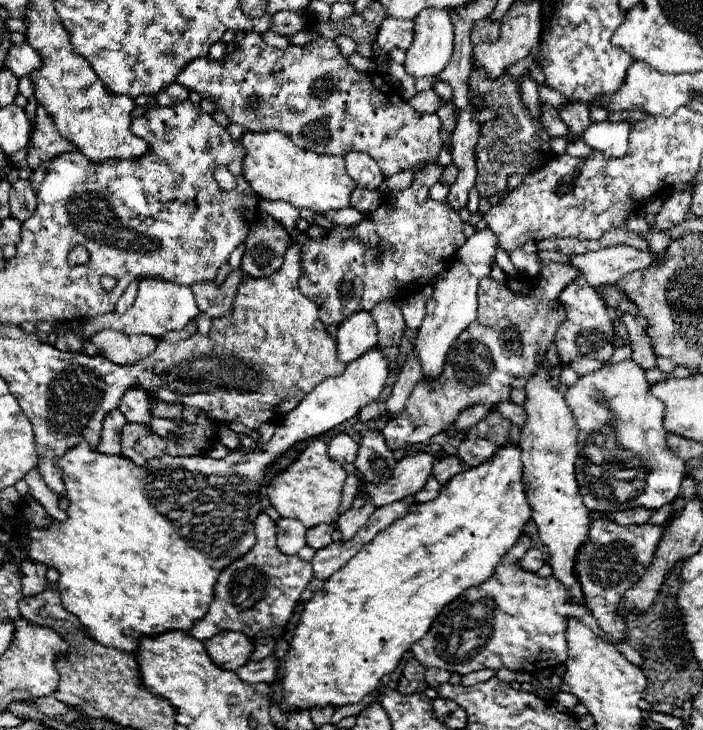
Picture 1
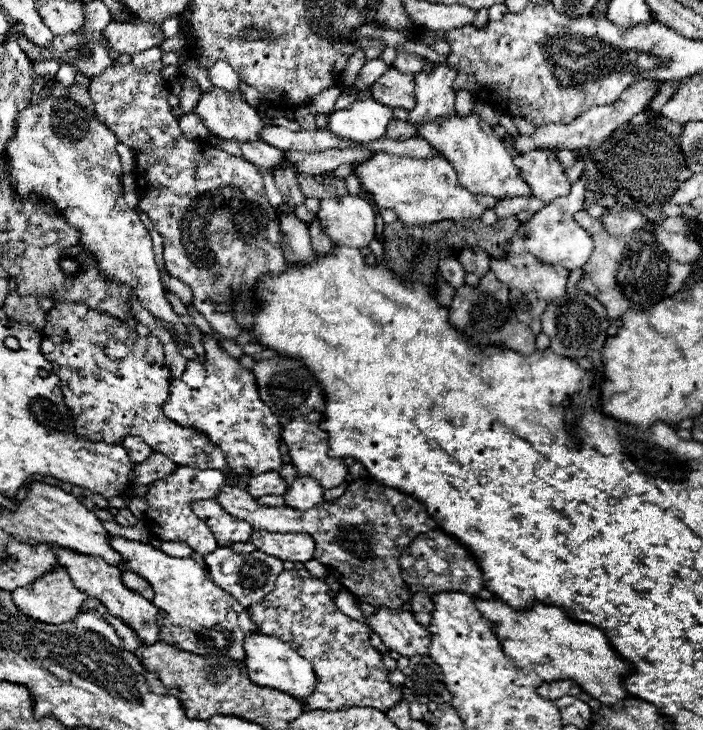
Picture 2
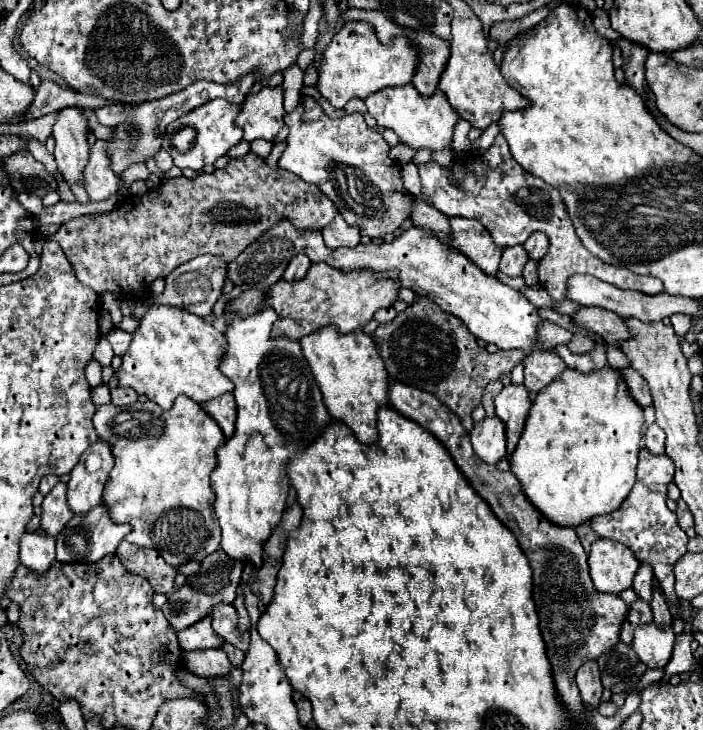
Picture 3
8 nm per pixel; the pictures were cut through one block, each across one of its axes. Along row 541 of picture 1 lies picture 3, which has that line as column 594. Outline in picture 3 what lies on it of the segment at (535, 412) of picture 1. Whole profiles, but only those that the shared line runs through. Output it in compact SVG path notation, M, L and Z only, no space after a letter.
M598 538L590 548L588 566L598 592L620 594L632 586L640 562L624 544Z

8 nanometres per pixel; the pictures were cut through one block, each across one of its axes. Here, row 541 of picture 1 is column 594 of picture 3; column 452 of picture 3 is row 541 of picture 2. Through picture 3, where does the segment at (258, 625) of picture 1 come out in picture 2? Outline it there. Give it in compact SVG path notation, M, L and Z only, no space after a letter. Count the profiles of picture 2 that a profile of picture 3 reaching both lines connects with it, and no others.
M178 466L172 474L164 476L158 482L148 484L148 492L144 494L148 502L148 510L144 512L144 522L148 530L156 534L156 538L164 542L186 542L192 550L206 556L218 548L210 528L192 512L192 504L202 498L216 498L216 494L224 486L222 470L196 470L188 466Z

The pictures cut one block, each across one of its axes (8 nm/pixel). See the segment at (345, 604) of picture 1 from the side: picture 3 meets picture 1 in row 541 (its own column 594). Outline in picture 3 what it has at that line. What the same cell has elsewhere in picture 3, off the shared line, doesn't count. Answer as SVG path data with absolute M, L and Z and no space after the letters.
M606 366L604 370L598 370L598 372L592 372L592 374L582 374L582 372L576 372L576 370L570 370L566 368L552 384L548 384L546 388L542 388L530 408L530 414L528 414L528 420L526 420L526 426L524 426L524 432L510 456L510 472L518 478L520 486L522 486L522 492L526 494L526 498L532 502L532 506L538 508L538 512L550 520L552 524L556 526L562 526L562 528L578 528L580 524L584 522L590 522L592 518L596 516L604 516L604 514L610 514L614 512L616 508L620 508L620 504L624 502L624 498L630 494L632 490L632 484L636 480L636 462L638 462L638 450L640 450L640 438L642 438L642 424L644 424L644 418L642 418L642 408L630 398L628 390L626 390L626 384L624 380L620 378L618 370Z

